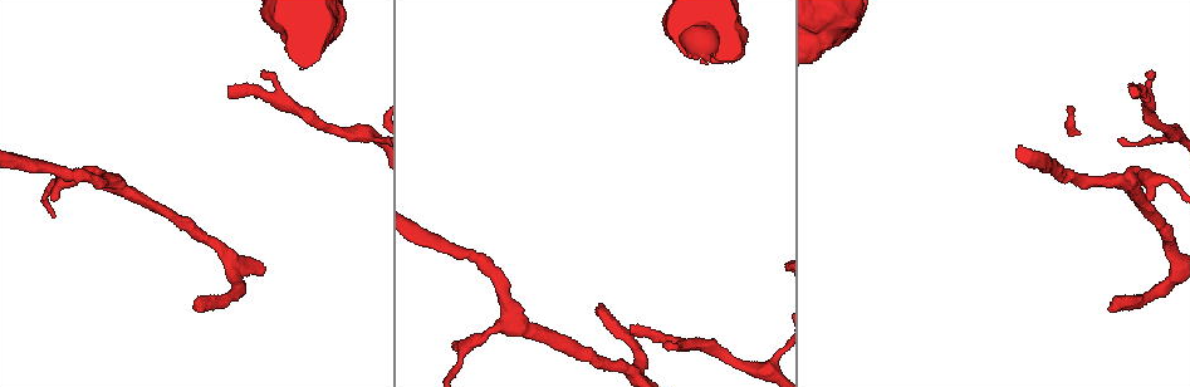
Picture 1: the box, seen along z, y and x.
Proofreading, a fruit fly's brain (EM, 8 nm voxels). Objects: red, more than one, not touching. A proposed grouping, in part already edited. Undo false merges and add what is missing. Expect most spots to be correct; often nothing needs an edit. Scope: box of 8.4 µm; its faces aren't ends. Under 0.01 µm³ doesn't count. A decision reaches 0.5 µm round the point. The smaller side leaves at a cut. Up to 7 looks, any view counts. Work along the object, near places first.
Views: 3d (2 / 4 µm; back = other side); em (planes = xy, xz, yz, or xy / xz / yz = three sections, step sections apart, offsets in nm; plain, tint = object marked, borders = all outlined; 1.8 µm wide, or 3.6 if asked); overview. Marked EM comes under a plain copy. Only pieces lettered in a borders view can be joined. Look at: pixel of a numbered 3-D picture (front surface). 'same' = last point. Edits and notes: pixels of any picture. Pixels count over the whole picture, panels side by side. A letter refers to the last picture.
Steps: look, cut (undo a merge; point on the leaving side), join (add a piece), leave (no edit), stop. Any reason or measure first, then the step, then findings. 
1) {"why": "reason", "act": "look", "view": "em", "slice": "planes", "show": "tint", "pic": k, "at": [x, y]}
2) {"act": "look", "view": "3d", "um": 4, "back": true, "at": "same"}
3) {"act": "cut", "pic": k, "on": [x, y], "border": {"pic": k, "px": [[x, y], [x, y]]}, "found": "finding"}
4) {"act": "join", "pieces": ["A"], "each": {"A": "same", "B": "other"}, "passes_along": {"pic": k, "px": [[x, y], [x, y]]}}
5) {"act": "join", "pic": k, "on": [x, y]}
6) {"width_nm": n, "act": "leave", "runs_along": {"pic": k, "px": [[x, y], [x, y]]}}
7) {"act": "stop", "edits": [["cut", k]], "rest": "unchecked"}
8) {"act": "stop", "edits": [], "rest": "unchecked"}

{"why": "an open end", "act": "look", "view": "em", "slice": "planes", "show": "borders", "pic": 1, "at": [1130, 87]}

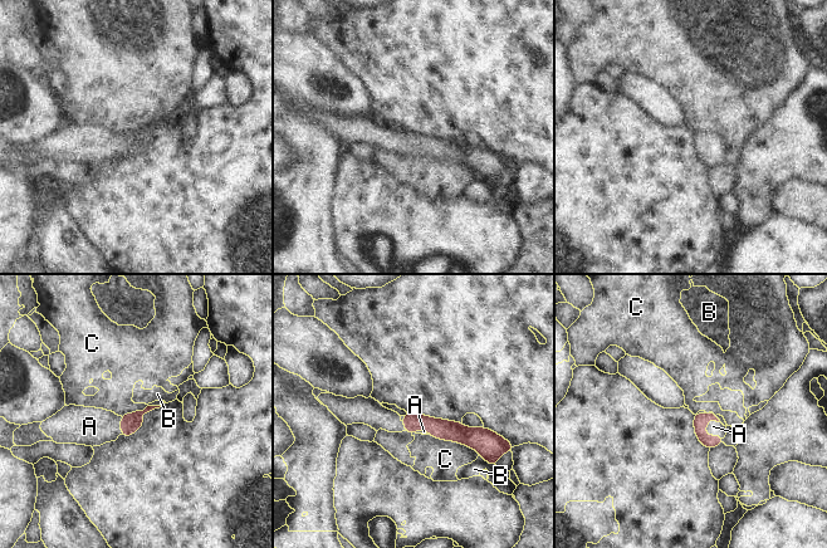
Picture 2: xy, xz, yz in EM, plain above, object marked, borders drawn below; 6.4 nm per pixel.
{"act": "join", "pieces": ["A"], "each": {"A": "same", "B": "other", "C": "other"}, "passes_along": {"pic": 2, "px": [[700, 420], [706, 435], [713, 426]]}, "found": "the neuron continues"}

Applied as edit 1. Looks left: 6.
{"act": "look", "view": "overview"}

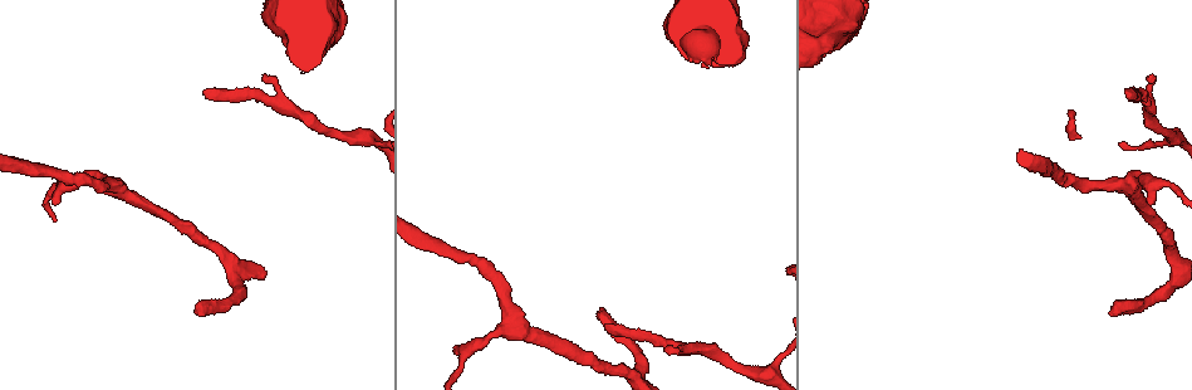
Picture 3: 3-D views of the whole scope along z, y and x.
{"why": "free end", "act": "look", "view": "3d", "um": 4, "pic": 3, "at": [1148, 202]}

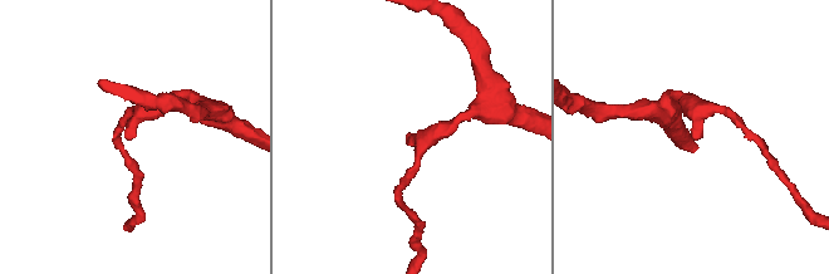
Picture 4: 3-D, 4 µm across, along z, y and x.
{"act": "look", "view": "em", "slice": "planes", "show": "borders", "pic": 4, "at": [129, 140]}

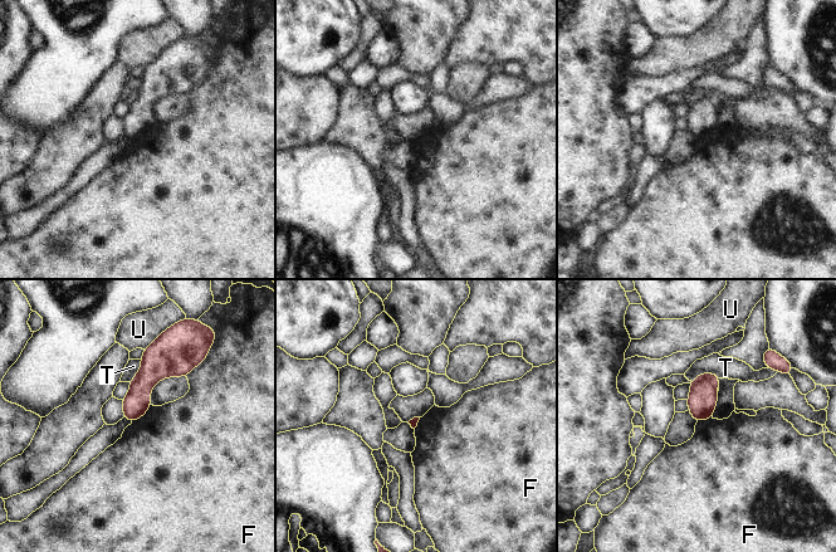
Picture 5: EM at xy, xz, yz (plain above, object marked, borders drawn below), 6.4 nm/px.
{"act": "leave", "each": {"F": "other", "T": "other", "U": "other"}, "border": {"pic": 5, "px": [[151, 405], [132, 423]]}, "found": "no lettered piece goes on from it"}

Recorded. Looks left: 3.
{"why": "branch stops here", "act": "look", "view": "3d", "um": 2, "pic": 3, "at": [1110, 314]}

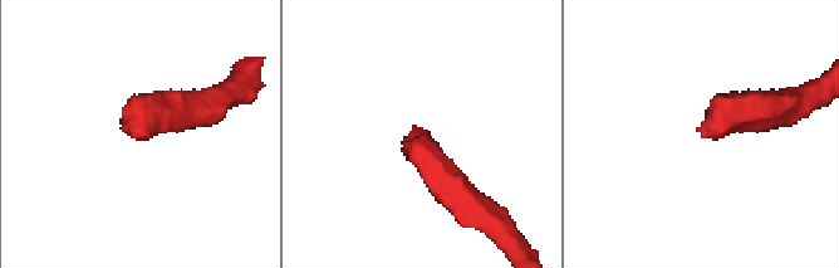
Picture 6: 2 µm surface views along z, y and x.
{"act": "look", "view": "em", "slice": "planes", "show": "tint", "pic": 6, "at": [696, 128]}

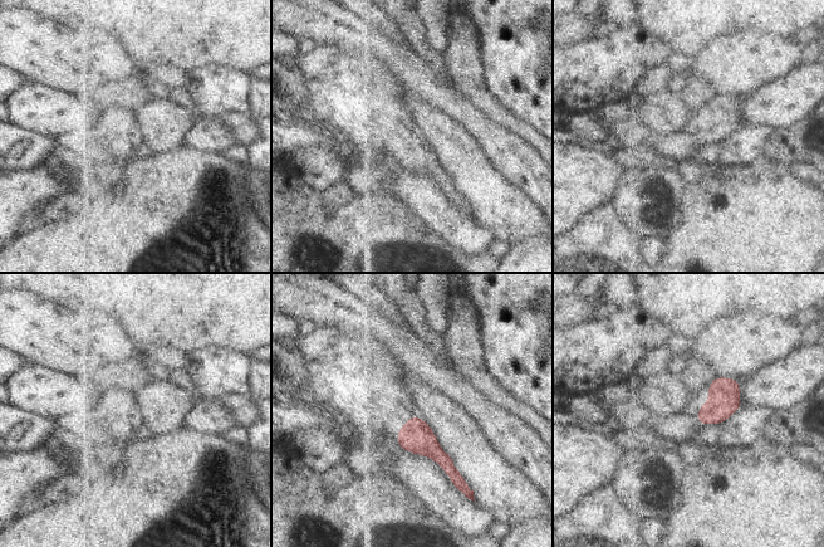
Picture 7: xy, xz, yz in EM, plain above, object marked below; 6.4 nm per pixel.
{"act": "look", "view": "em", "slice": "planes", "show": "borders", "at": "same"}

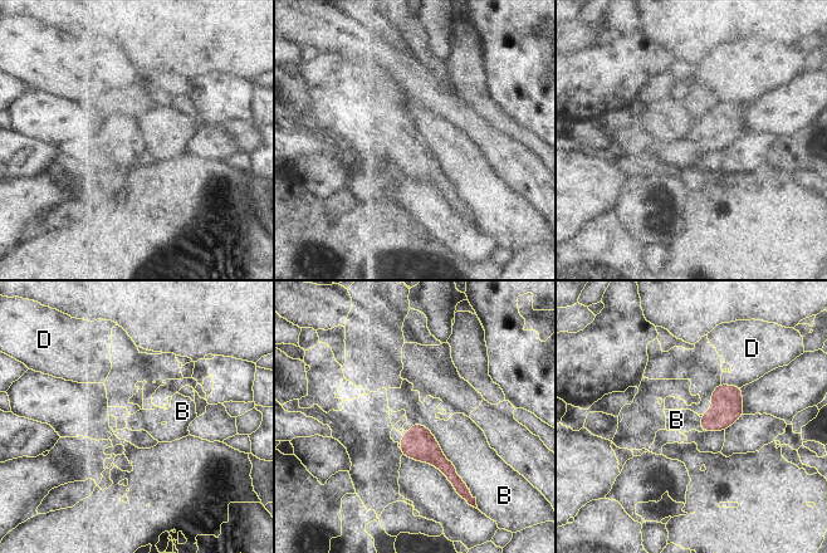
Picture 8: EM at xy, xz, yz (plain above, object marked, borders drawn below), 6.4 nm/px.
{"act": "leave", "each": {"B": "other", "D": "other"}, "border": {"pic": 8, "px": [[414, 421], [430, 430], [469, 490]]}, "found": "none of them fits"}

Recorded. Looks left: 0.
{"act": "stop", "edits": [["join", 2]], "rest": "unchecked"}

